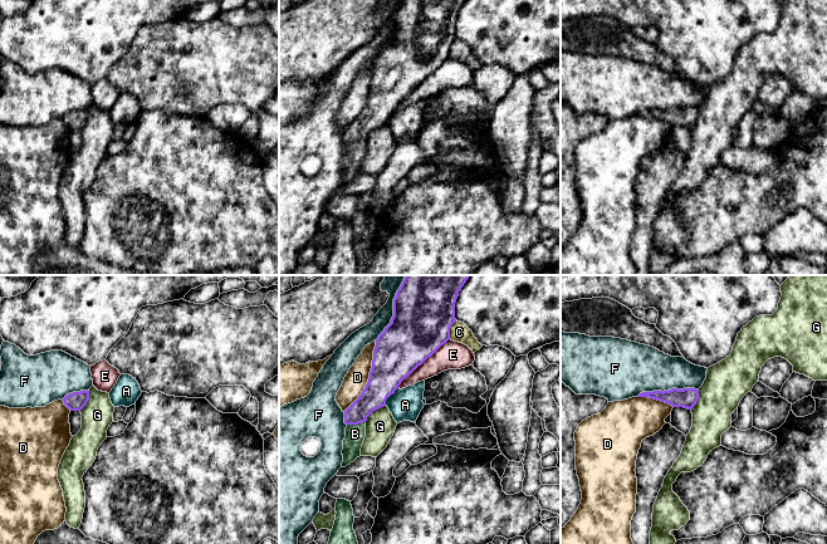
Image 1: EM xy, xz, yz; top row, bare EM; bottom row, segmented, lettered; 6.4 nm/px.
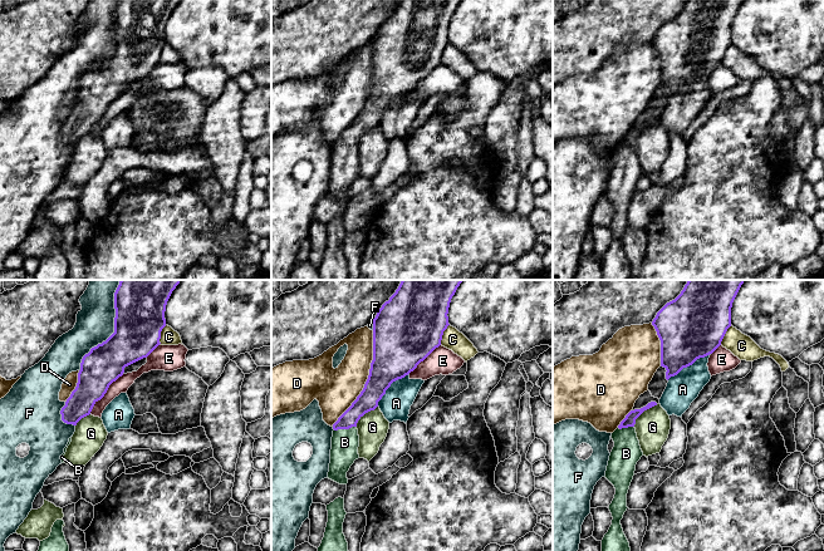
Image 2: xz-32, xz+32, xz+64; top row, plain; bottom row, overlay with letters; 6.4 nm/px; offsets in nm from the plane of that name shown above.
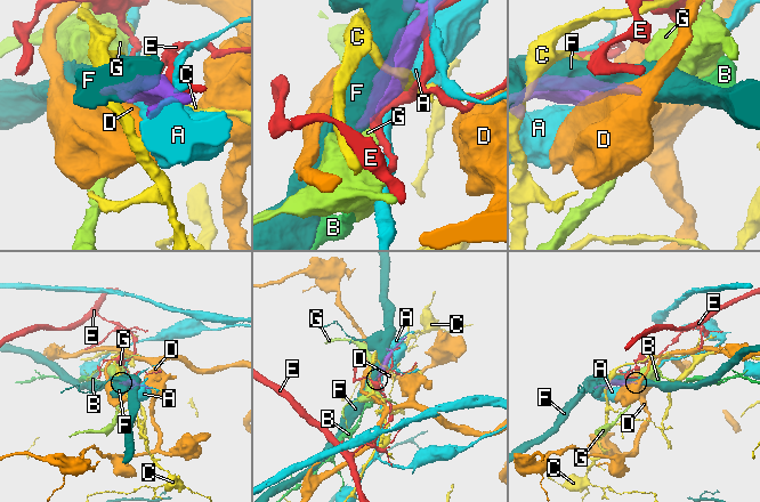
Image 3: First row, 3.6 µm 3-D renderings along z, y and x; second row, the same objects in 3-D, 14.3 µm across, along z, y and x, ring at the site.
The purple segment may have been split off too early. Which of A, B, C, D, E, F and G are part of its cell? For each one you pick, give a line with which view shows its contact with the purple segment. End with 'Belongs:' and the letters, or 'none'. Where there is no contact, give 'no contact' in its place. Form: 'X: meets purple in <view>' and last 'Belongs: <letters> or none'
B: meets purple in xz
Belongs: B

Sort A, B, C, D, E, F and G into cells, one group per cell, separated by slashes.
A / B / C / D / E / F / G

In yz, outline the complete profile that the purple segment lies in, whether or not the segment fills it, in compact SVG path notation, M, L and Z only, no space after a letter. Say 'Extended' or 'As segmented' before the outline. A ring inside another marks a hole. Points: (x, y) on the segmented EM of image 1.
As segmented. M672 388L664 392L662 391L642 392L637 397L649 397L649 398L654 398L654 400L669 403L672 407L684 407L684 408L691 410L699 400L699 389Z

